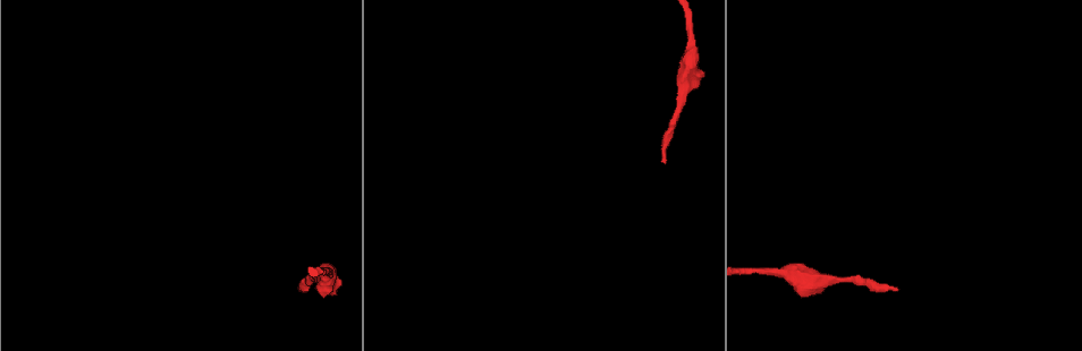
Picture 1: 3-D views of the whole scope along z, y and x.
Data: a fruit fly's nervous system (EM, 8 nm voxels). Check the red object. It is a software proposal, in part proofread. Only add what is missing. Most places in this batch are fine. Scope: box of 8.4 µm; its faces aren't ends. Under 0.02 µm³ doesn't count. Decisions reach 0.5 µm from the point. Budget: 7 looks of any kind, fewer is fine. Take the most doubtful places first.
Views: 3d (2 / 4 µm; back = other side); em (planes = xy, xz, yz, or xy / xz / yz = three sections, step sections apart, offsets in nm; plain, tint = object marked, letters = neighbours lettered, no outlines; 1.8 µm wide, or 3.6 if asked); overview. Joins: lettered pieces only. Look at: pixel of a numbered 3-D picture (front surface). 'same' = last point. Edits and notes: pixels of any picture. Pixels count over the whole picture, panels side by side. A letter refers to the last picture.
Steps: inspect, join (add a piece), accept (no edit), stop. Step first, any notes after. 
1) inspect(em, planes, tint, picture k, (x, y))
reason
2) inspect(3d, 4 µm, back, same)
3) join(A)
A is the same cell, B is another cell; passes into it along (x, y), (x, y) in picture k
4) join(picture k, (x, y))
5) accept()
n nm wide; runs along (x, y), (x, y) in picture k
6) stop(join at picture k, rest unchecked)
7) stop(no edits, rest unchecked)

inspect(3d, 4 µm, picture 1, (663, 161))
branch stops here

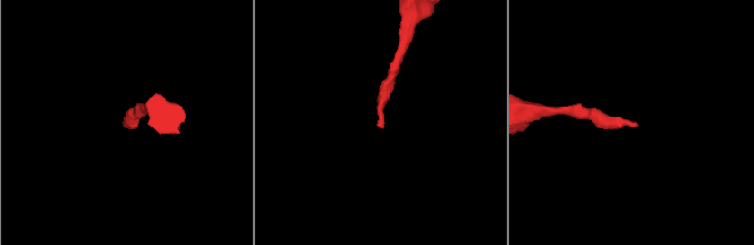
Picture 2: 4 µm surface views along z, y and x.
inspect(em, planes, letters, picture 2, (125, 122))
now the EM

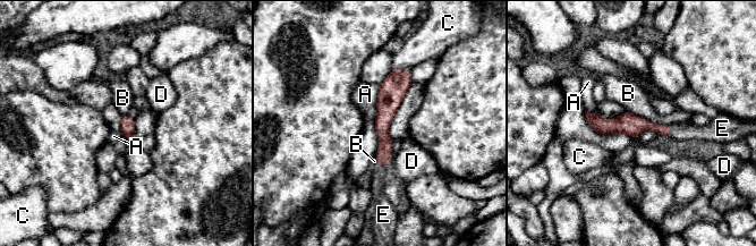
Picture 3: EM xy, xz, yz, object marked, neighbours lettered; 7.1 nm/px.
join(E)
100 nm wide; E is the same cell, A, B, C and D are other cells; the neuron continues

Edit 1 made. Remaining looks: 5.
inspect(em, planes, letters, picture 1, (752, 271))
a narrow waist

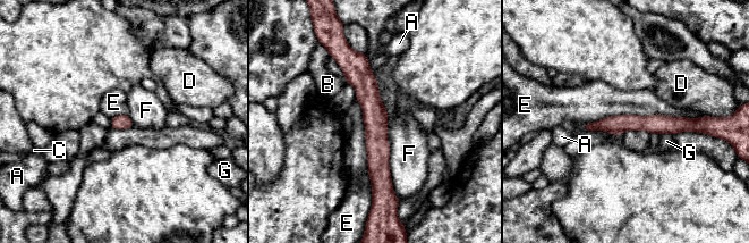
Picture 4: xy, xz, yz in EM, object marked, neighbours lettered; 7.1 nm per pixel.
accept()
110 nm wide; A, B, C, D, E, F and G are other cells; border along (703, 115), (610, 115), (582, 124) in picture 4; no lettered piece goes on from it

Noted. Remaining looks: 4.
stop(join at picture 3, rest unchecked)

